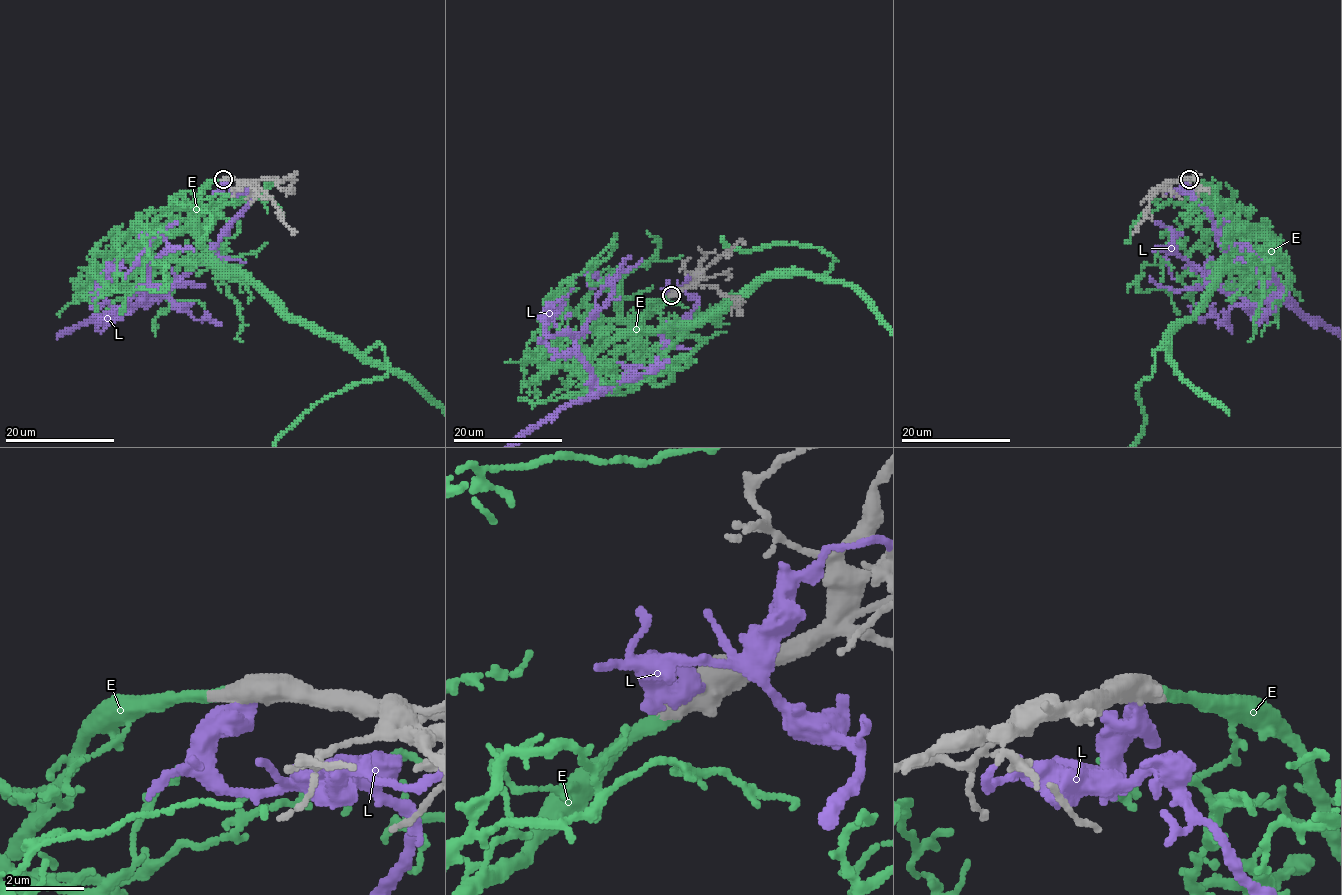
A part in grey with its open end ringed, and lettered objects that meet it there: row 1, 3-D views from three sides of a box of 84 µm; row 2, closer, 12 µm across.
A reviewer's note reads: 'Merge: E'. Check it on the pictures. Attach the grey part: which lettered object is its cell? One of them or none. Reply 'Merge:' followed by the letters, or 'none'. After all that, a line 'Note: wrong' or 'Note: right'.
Merge: E
Note: right

